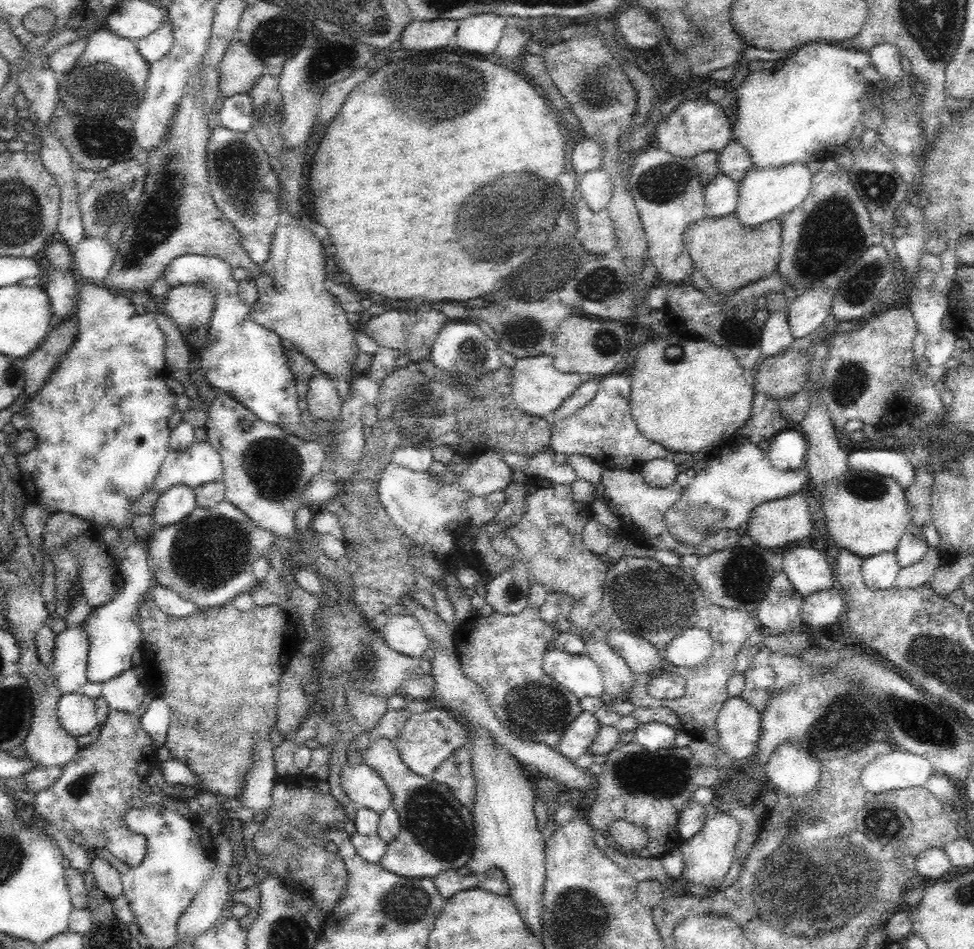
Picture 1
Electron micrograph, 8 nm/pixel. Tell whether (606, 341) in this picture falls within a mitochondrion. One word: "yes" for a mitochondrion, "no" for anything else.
yes

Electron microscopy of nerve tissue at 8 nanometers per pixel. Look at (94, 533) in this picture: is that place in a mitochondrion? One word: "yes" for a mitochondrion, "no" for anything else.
no

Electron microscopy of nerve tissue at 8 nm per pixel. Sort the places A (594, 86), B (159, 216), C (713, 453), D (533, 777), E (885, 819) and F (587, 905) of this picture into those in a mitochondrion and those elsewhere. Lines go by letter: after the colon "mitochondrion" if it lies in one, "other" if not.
A: mitochondrion
B: mitochondrion
C: other
D: other
E: mitochondrion
F: mitochondrion

